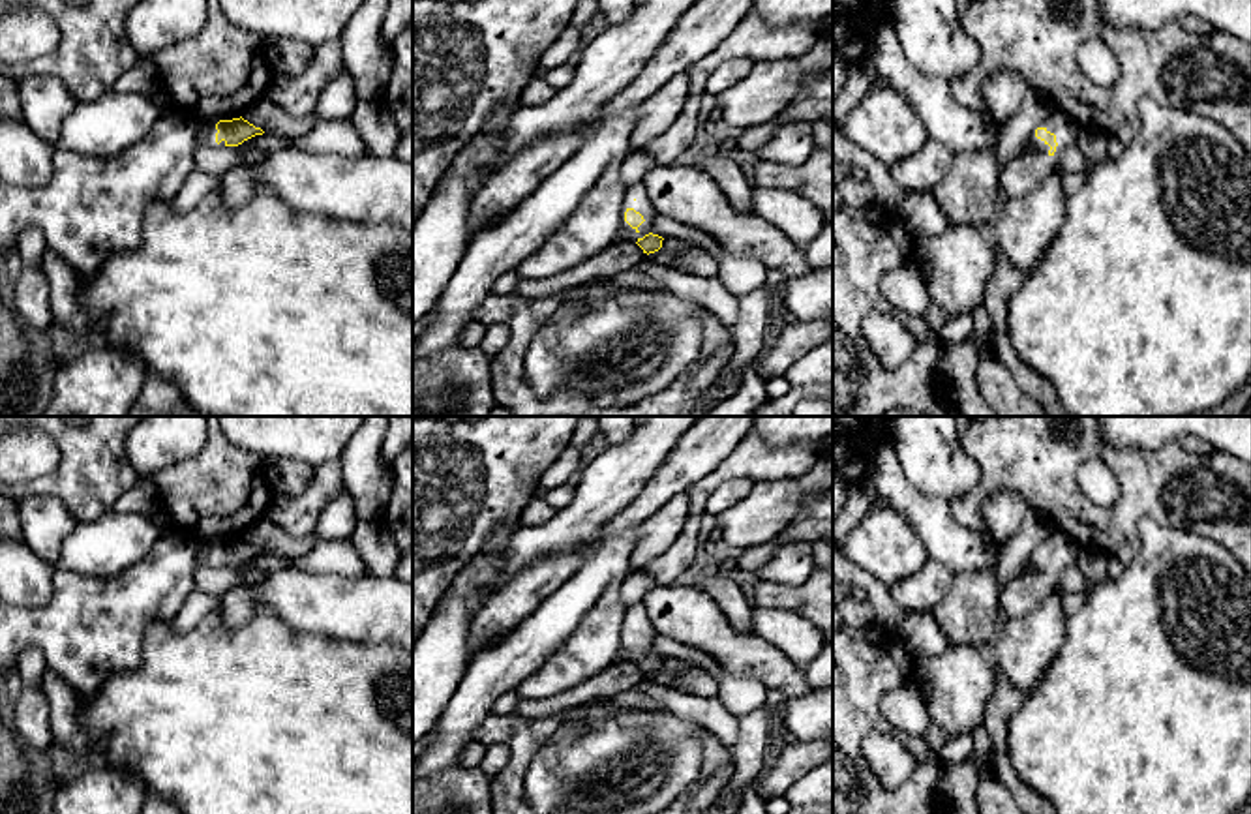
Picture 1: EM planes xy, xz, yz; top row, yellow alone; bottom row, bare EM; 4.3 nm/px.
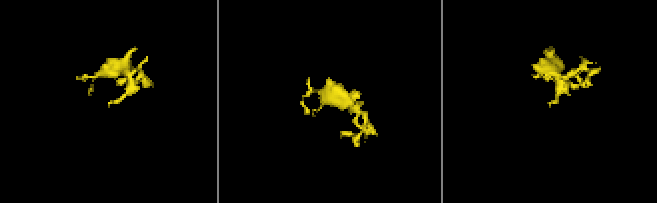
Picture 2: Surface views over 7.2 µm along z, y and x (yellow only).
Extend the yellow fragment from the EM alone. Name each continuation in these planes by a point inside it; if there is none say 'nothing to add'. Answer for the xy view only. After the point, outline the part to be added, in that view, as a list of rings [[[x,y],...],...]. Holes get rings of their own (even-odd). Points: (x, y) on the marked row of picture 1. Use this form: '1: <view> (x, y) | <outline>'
1: xy (207, 130) | [[[219,118],[197,122],[199,143],[208,144],[208,146],[225,146],[225,141],[221,141],[219,144],[216,143],[216,133],[218,133],[216,124],[218,122],[219,122]]]

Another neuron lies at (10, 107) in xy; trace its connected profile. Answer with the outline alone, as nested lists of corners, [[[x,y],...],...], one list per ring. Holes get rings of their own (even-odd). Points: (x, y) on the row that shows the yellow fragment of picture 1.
[[[0,73],[0,120],[23,120],[19,103],[19,81]]]

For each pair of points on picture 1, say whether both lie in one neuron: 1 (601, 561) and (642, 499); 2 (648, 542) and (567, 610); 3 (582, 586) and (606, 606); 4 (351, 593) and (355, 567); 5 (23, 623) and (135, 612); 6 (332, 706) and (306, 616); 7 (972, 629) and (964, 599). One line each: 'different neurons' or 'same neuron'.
1: different neurons
2: different neurons
3: different neurons
4: different neurons
5: same neuron
6: different neurons
7: same neuron

